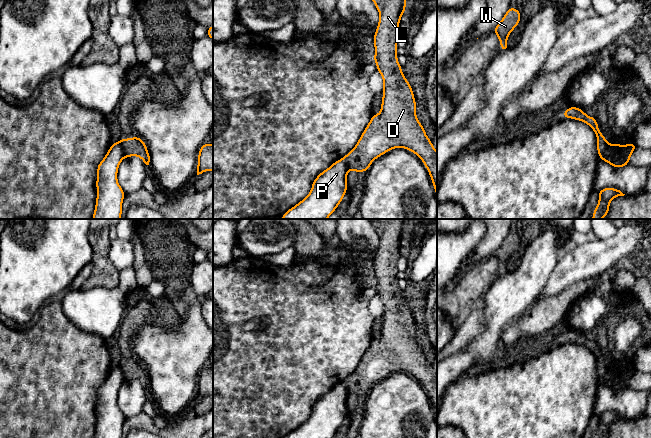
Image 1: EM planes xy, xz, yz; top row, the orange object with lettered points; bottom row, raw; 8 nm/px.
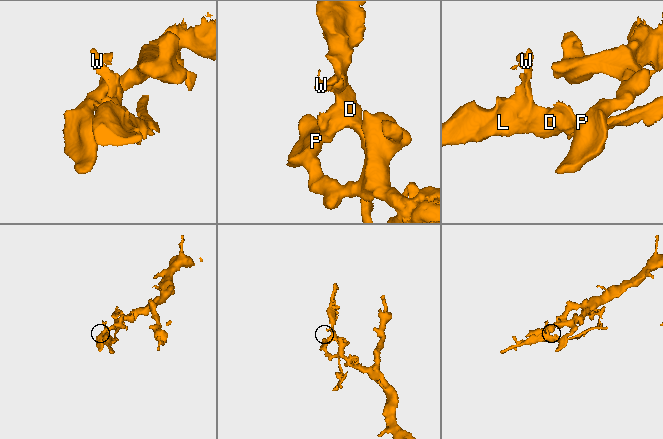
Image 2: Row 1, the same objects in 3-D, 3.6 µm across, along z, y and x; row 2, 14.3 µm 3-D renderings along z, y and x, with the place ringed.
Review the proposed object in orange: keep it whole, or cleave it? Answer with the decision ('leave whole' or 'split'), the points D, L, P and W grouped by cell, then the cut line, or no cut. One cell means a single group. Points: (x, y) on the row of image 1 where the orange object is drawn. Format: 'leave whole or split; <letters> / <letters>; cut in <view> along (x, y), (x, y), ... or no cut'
split; D L W / P; cut in yz along (608, 144), (600, 158)

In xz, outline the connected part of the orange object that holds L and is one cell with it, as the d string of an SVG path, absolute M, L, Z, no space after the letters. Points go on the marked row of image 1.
M372 0L379 12L373 37L373 61L383 78L381 111L373 114L355 147L342 160L354 172L367 172L372 162L394 148L405 148L424 163L437 198L437 151L416 116L413 89L398 63L396 43L406 0Z

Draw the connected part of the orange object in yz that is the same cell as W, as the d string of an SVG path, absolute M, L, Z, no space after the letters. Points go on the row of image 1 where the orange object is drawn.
M509 7L502 20L494 28L493 32L498 36L502 52L507 51L510 47L507 45L507 39L514 28L521 22L520 10Z

